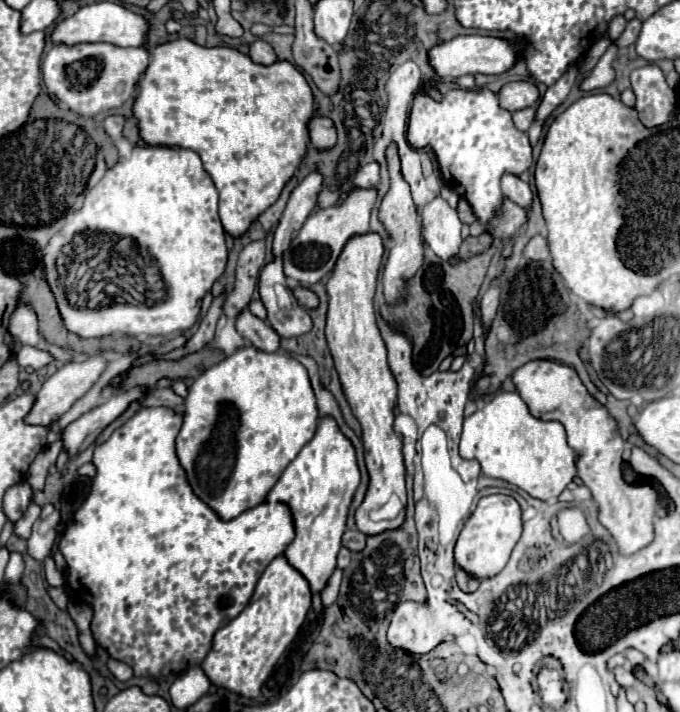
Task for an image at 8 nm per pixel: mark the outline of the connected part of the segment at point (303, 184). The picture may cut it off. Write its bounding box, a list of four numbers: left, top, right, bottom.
[273,170,323,254]

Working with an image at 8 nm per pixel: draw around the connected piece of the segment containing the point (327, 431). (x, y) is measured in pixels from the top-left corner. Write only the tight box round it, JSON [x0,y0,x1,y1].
[267,416,361,592]

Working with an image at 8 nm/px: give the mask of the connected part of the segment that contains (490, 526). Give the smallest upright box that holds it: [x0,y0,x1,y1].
[455,494,523,578]

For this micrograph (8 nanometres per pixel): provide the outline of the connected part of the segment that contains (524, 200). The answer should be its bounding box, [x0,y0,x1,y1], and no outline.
[501,174,533,210]

